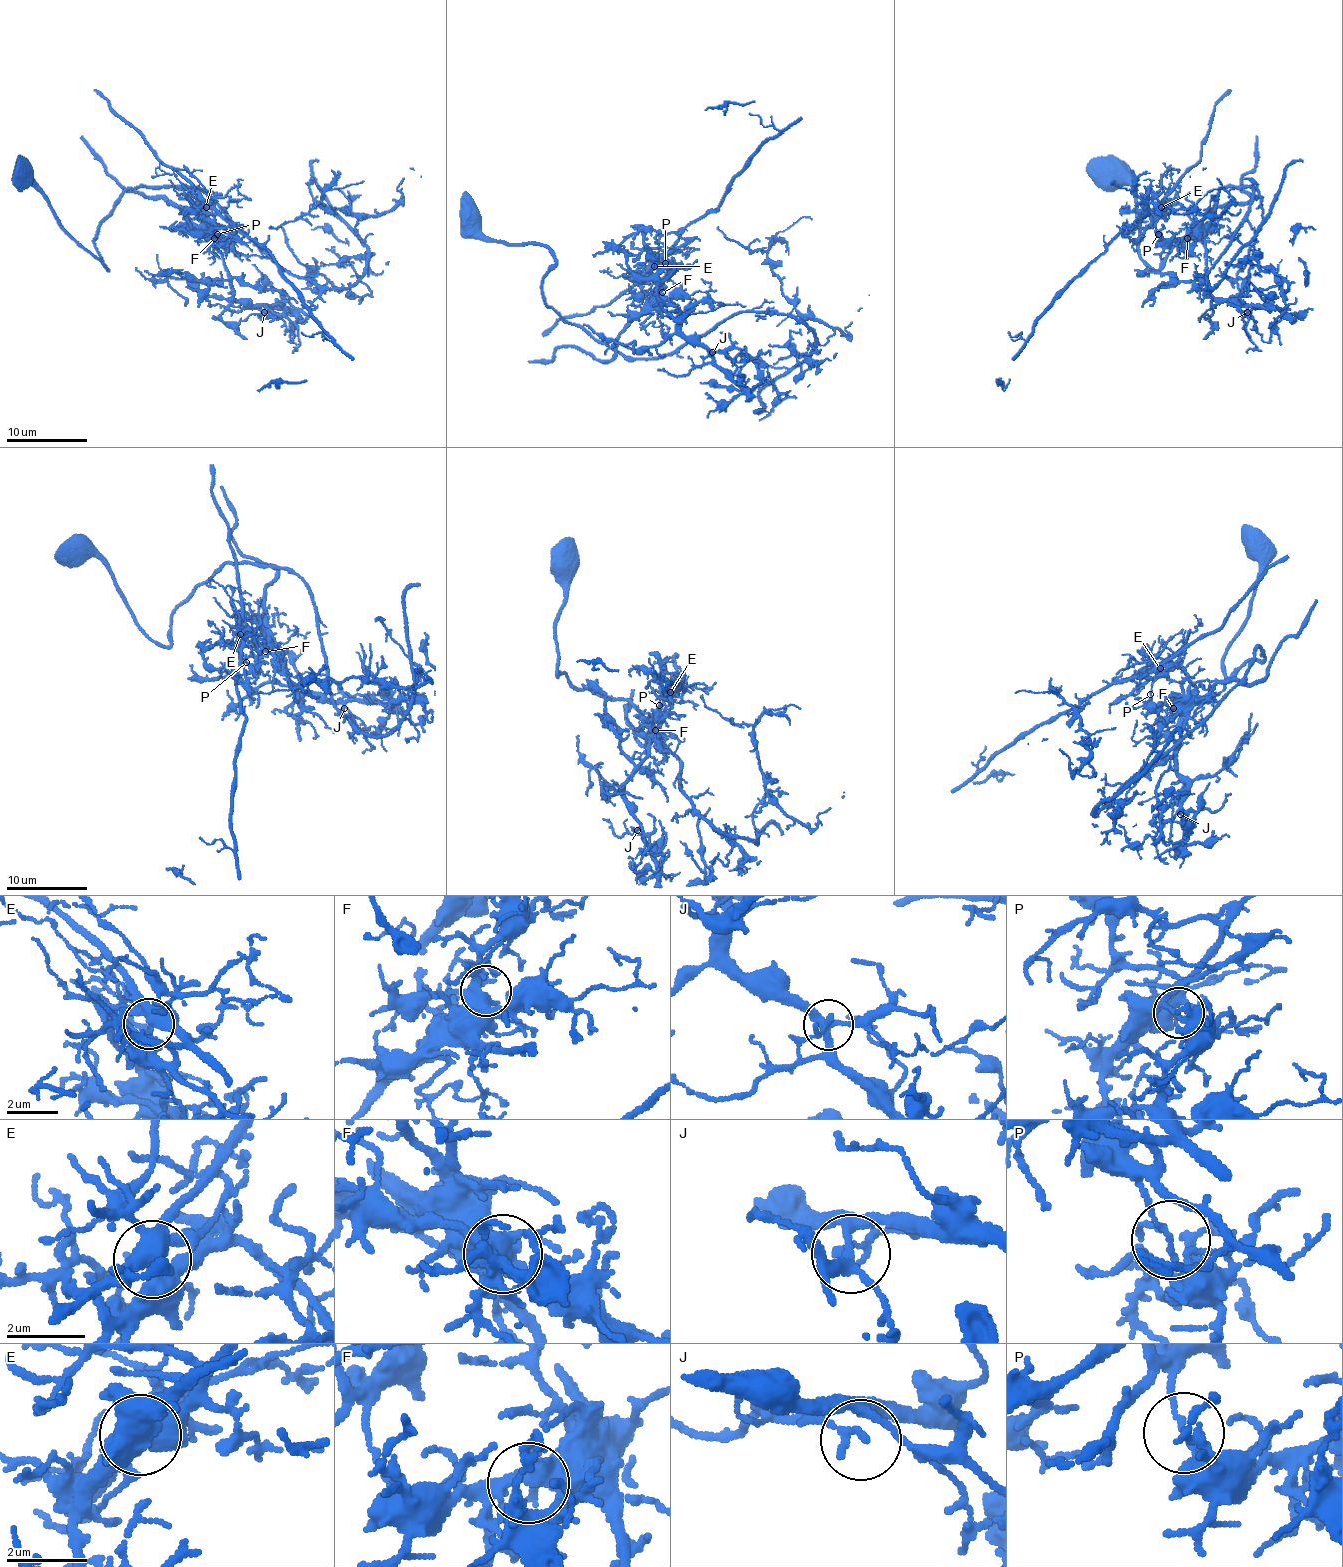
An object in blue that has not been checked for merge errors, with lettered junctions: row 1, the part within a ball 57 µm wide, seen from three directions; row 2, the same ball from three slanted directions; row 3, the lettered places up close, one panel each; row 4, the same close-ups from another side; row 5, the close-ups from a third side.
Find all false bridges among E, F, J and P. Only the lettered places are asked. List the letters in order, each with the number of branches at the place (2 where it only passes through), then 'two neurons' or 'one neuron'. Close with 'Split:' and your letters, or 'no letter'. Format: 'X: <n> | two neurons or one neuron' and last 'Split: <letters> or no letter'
E: 6 | two neurons
F: 4 | one neuron
J: 2 | one neuron
P: 2 | two neurons
Split: E, P

